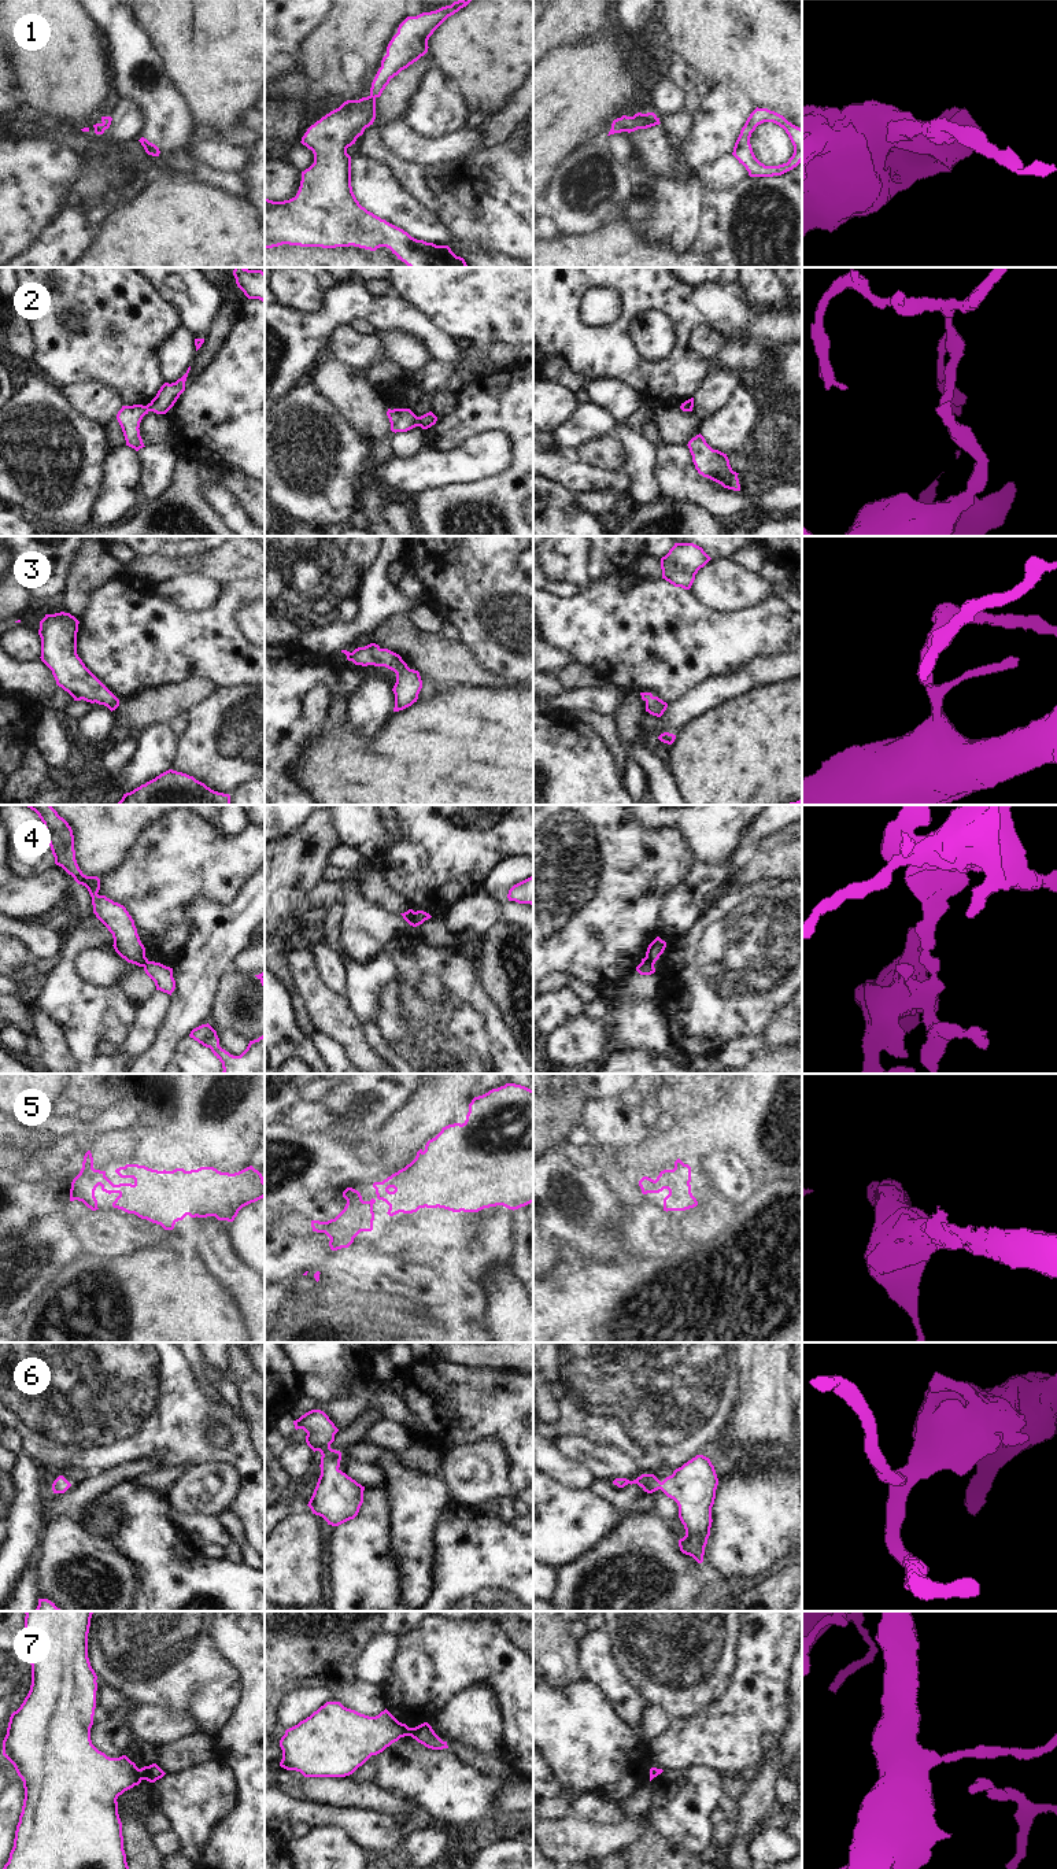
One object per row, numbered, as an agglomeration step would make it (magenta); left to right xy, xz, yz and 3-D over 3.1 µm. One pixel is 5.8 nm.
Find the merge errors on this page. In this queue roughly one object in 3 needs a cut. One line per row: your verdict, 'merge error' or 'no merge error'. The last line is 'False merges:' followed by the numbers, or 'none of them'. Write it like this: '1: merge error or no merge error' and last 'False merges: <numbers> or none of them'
1: no merge error
2: merge error
3: no merge error
4: merge error
5: no merge error
6: no merge error
7: merge error
False merges: 2, 4, 7

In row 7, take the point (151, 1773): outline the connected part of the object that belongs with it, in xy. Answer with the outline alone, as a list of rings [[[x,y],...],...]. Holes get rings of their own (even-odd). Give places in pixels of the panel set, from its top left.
[[[156,1763],[141,1768],[140,1773],[143,1780],[147,1780],[149,1783],[155,1783],[166,1774]]]

